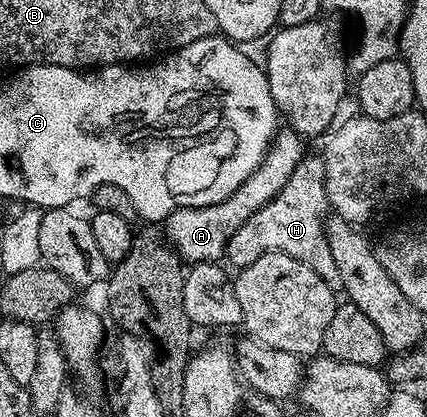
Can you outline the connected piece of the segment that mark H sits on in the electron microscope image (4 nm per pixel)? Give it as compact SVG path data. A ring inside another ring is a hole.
M304 156L292 176L288 176L288 184L280 188L280 192L260 212L253 214L245 224L232 236L226 245L225 261L231 267L241 268L248 264L256 264L260 256L280 252L284 256L292 256L300 260L300 264L308 264L328 288L341 291L340 271L336 268L336 260L332 260L332 248L328 248L326 235L326 219L330 210L329 196L326 195L326 160L325 157L310 158Z

